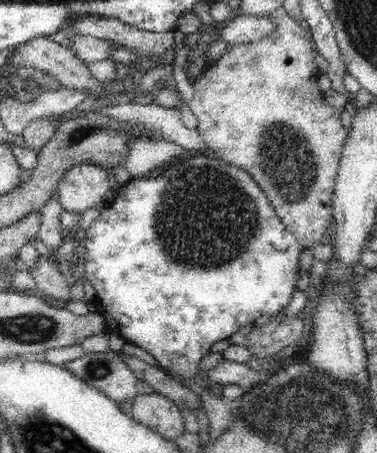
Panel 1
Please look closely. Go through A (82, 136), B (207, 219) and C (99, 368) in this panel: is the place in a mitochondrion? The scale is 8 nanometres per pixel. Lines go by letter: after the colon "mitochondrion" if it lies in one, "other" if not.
A: mitochondrion
B: mitochondrion
C: mitochondrion

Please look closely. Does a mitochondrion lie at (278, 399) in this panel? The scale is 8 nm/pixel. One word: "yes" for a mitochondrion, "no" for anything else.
yes

